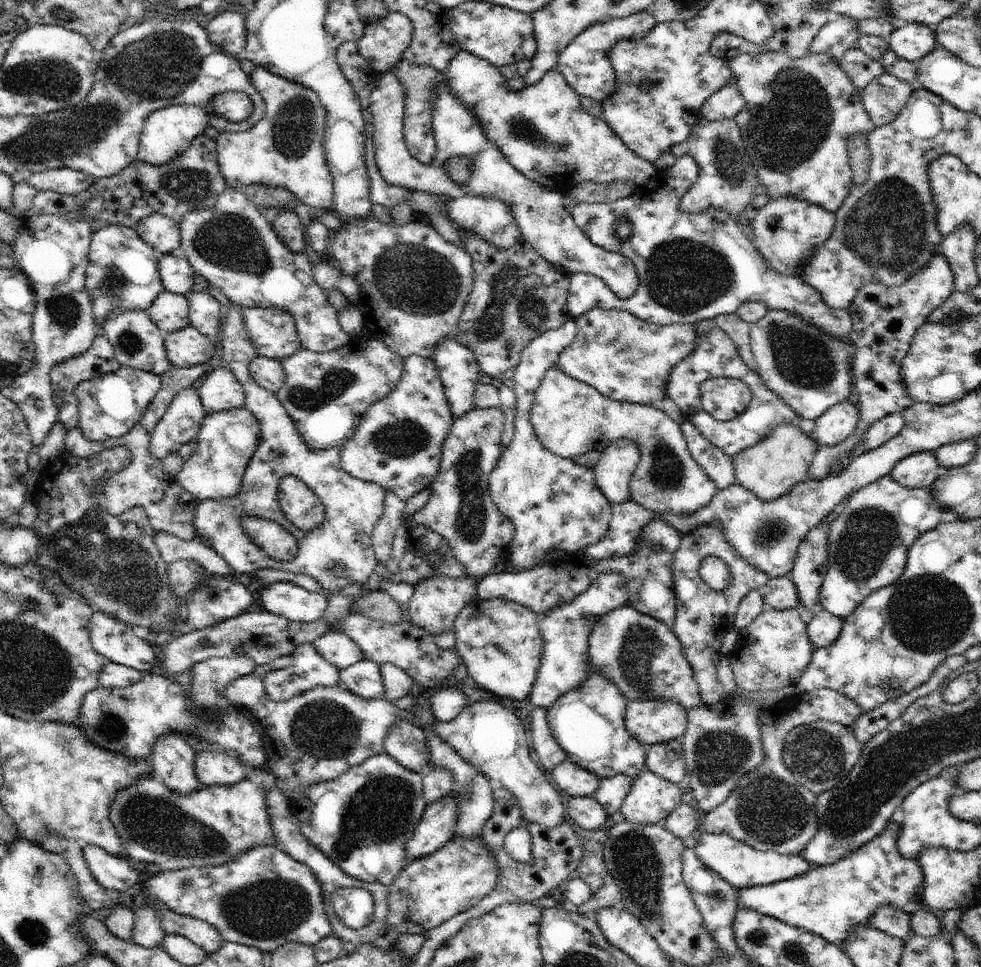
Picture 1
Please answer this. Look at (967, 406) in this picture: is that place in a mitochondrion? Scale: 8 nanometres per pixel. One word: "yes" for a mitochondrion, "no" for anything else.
no

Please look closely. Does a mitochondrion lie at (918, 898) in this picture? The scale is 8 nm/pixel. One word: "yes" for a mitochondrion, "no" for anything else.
no

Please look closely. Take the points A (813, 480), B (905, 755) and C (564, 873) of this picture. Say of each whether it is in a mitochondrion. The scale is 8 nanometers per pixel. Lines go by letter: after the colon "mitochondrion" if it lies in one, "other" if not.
A: other
B: mitochondrion
C: other

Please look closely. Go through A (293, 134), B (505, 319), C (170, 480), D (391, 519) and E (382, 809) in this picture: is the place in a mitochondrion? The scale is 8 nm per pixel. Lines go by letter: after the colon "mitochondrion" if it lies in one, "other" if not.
A: mitochondrion
B: mitochondrion
C: other
D: other
E: mitochondrion

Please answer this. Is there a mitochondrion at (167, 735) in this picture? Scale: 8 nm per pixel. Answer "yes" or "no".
no

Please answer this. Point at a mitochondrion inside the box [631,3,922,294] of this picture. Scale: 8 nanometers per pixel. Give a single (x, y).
(784, 130)

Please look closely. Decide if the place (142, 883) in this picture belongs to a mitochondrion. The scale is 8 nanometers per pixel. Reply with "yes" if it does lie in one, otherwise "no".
no

